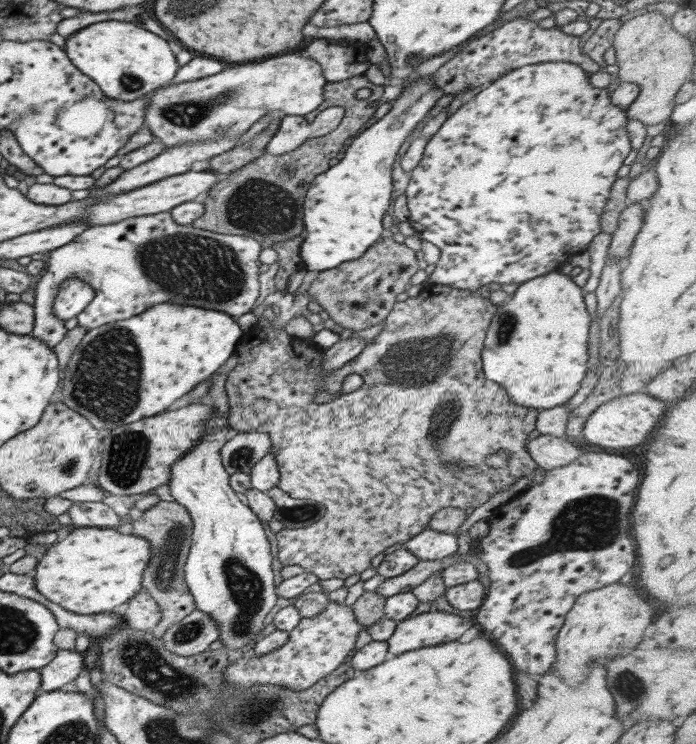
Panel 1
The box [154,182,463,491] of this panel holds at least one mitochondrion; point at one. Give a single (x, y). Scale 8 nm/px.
(241, 458)

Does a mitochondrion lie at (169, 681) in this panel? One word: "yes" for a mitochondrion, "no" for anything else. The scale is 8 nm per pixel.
yes

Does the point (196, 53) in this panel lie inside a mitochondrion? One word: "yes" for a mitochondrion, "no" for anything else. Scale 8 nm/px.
no

